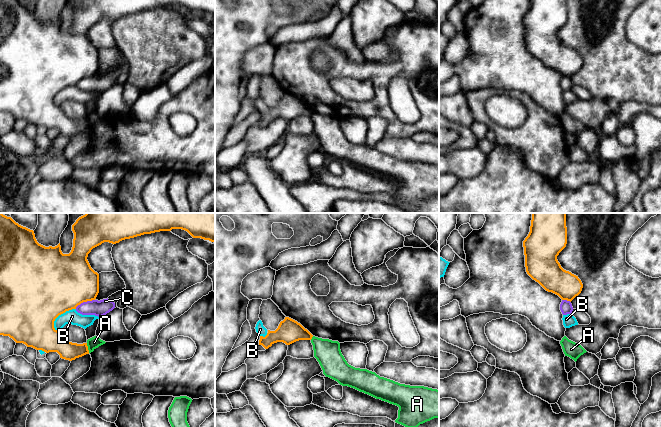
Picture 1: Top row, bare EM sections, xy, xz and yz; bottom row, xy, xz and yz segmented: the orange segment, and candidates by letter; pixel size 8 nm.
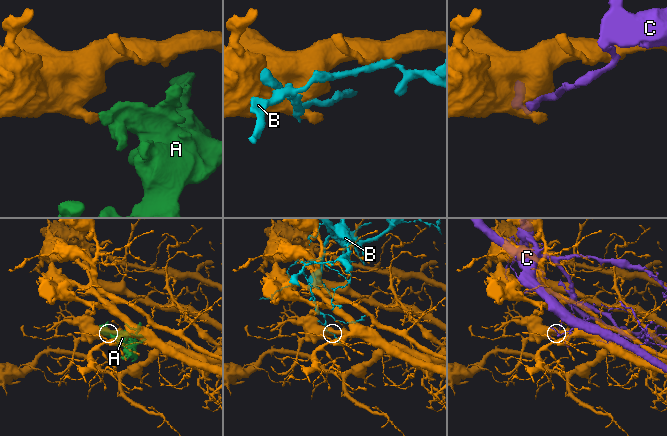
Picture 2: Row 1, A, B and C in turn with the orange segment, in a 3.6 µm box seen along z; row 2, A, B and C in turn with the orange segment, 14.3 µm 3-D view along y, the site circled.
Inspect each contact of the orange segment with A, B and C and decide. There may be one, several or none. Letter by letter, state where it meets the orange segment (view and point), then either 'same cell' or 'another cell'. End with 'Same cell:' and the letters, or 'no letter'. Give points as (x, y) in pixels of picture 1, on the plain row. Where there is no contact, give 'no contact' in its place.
A: xy (87, 124) | another cell
B: xy (59, 90) | another cell
C: xy (84, 77) | another cell
Same cell: no letter

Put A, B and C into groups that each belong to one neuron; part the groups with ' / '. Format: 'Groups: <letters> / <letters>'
Groups: A / B / C

